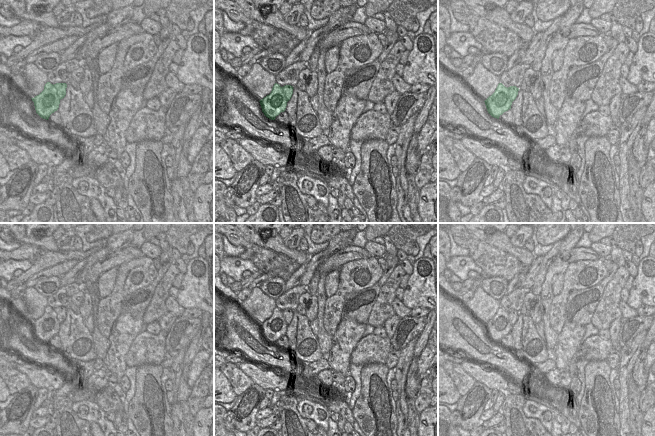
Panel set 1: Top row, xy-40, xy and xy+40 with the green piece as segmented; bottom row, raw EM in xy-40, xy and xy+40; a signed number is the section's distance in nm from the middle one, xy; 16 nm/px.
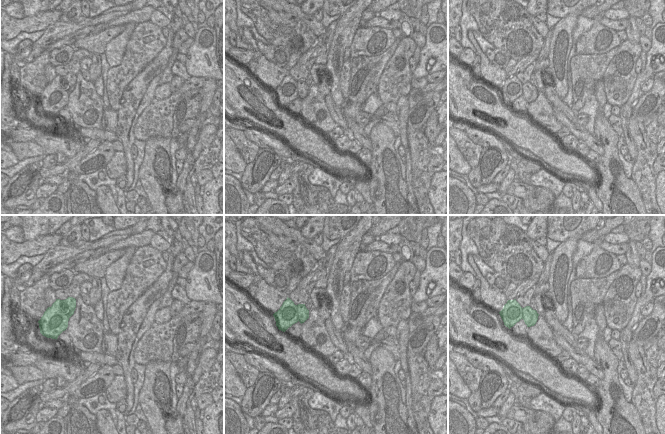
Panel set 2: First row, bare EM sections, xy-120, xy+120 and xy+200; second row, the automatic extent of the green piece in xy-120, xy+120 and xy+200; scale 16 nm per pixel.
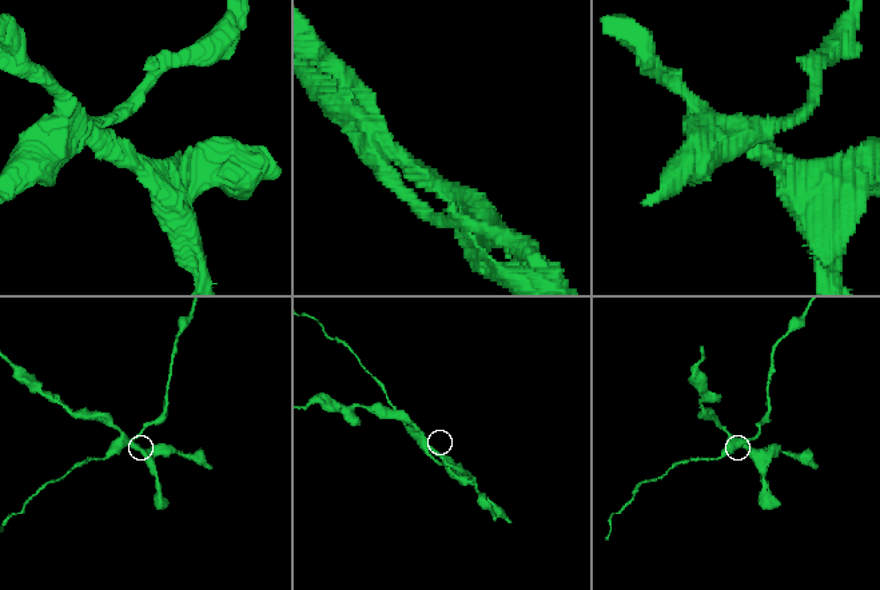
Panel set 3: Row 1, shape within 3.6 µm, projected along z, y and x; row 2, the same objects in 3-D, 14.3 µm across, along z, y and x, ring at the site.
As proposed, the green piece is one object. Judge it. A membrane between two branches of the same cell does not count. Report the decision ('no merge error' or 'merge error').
merge error

